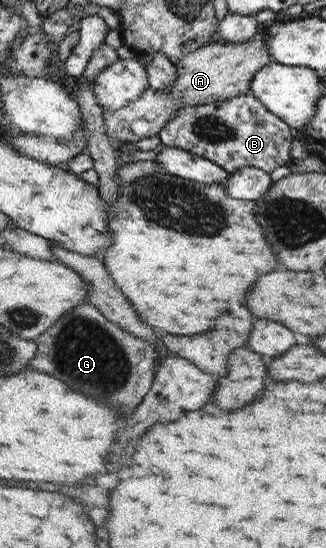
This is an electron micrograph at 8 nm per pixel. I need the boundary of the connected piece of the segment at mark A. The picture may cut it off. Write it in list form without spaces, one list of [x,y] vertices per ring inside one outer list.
[[[256,33],[246,43],[216,43],[206,44],[193,52],[190,52],[178,60],[178,77],[174,84],[167,89],[151,88],[140,94],[140,99],[118,110],[103,110],[104,129],[111,141],[137,142],[146,137],[157,135],[167,125],[174,113],[182,107],[192,105],[205,105],[246,95],[252,89],[252,76],[260,68],[270,64],[272,57],[268,55],[266,35]]]

